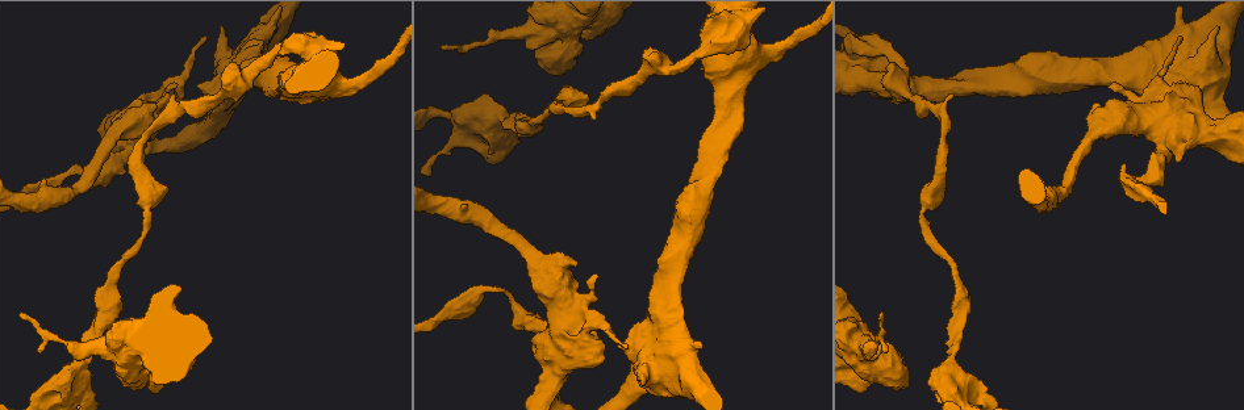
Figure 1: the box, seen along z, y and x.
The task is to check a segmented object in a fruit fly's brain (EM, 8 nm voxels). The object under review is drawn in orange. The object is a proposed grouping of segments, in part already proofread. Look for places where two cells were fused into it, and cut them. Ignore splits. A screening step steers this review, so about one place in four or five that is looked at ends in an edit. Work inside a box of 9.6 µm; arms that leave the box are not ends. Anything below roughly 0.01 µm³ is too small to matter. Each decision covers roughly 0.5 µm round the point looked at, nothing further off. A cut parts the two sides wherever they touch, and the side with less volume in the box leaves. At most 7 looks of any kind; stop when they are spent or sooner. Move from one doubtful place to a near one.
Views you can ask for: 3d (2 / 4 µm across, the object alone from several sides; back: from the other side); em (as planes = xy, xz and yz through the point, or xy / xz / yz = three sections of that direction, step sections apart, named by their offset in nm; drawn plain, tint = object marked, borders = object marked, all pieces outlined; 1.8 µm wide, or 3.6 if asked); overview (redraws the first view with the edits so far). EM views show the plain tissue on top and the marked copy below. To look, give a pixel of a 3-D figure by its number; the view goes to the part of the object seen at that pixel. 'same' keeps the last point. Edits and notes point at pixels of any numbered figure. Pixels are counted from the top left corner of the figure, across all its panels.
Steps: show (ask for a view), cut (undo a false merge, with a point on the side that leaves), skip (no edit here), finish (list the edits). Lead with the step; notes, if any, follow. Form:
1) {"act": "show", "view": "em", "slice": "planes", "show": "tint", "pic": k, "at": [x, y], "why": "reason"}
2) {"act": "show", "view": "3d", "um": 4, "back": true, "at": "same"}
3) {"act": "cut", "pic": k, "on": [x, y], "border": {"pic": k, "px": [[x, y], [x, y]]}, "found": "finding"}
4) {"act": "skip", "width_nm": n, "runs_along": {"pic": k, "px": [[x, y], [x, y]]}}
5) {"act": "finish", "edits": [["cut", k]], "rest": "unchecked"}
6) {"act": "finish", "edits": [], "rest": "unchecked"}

{"act": "show", "view": "em", "um": 3.6, "slice": "planes", "show": "tint", "pic": 1, "at": [1206, 83], "why": "sharp bend"}

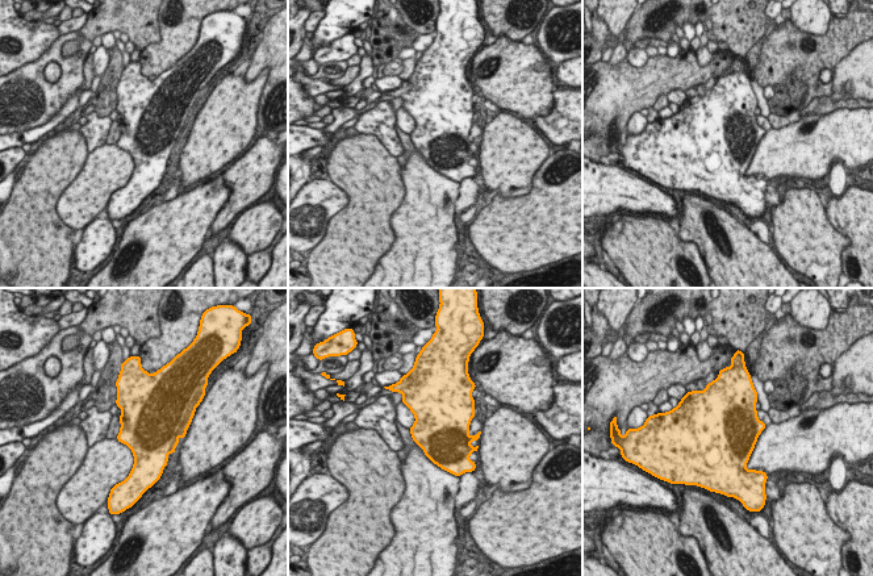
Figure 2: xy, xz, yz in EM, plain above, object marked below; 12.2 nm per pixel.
{"act": "skip", "found": "continuous, no second cell"}

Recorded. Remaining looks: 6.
{"act": "show", "view": "em", "slice": "xy", "step": 4, "show": "tint", "pic": 1, "at": [864, 60], "why": "abrupt turn"}

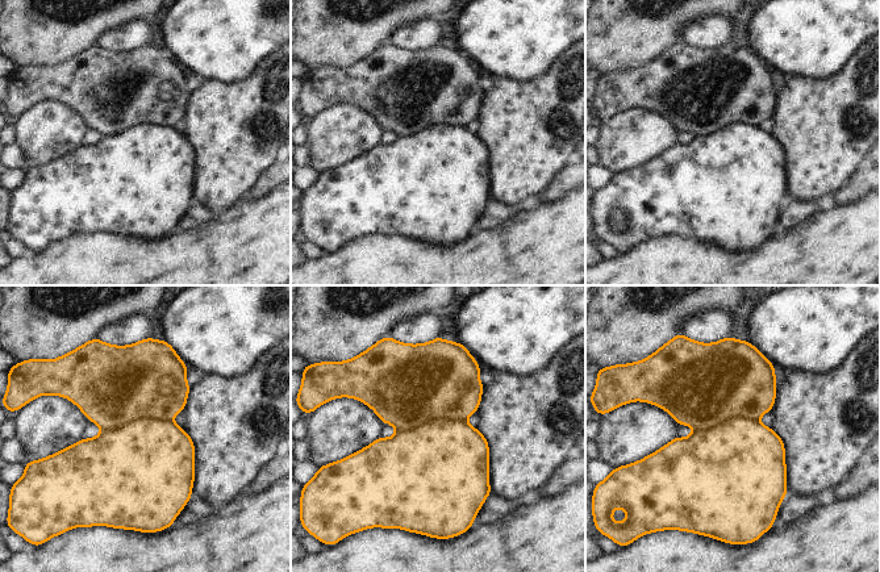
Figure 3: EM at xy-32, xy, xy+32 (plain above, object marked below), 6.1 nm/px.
{"act": "cut", "pic": 3, "on": [115, 384], "border": {"pic": 3, "px": [[170, 420], [137, 417], [103, 430]]}, "found": "two cells meet here"}

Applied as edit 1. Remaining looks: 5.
{"act": "show", "view": "overview"}

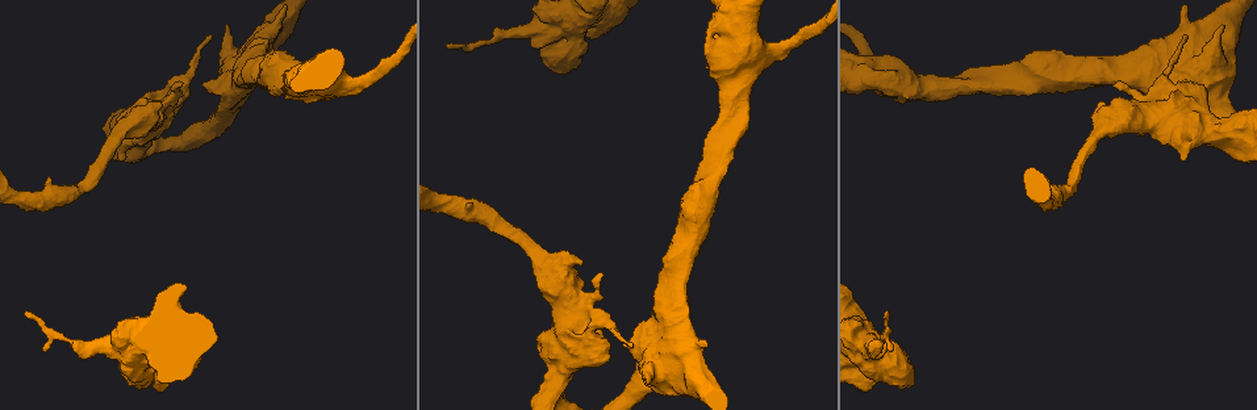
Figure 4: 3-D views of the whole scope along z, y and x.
{"act": "show", "view": "3d", "um": 4, "pic": 4, "at": [121, 349], "why": "sudden change in width"}

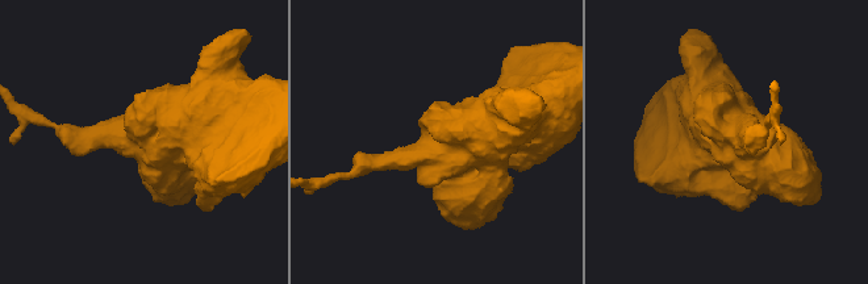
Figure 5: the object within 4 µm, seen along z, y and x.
{"act": "show", "view": "em", "um": 3.6, "slice": "planes", "show": "tint", "pic": 5, "at": [430, 156]}

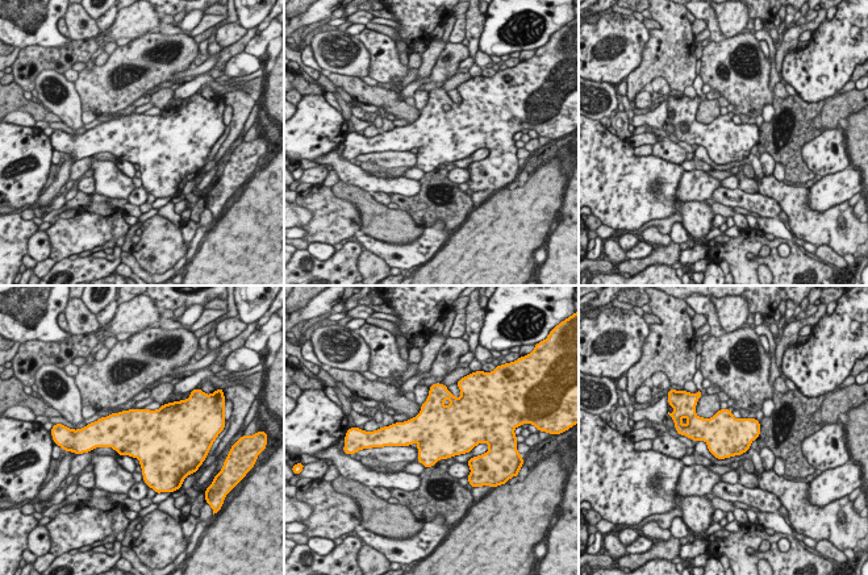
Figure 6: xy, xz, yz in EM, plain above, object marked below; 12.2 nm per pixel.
{"act": "skip", "width_nm": 500, "found": "continuous, no second cell"}

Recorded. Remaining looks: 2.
{"act": "finish", "edits": [["cut", 3]], "rest": "unchecked"}

